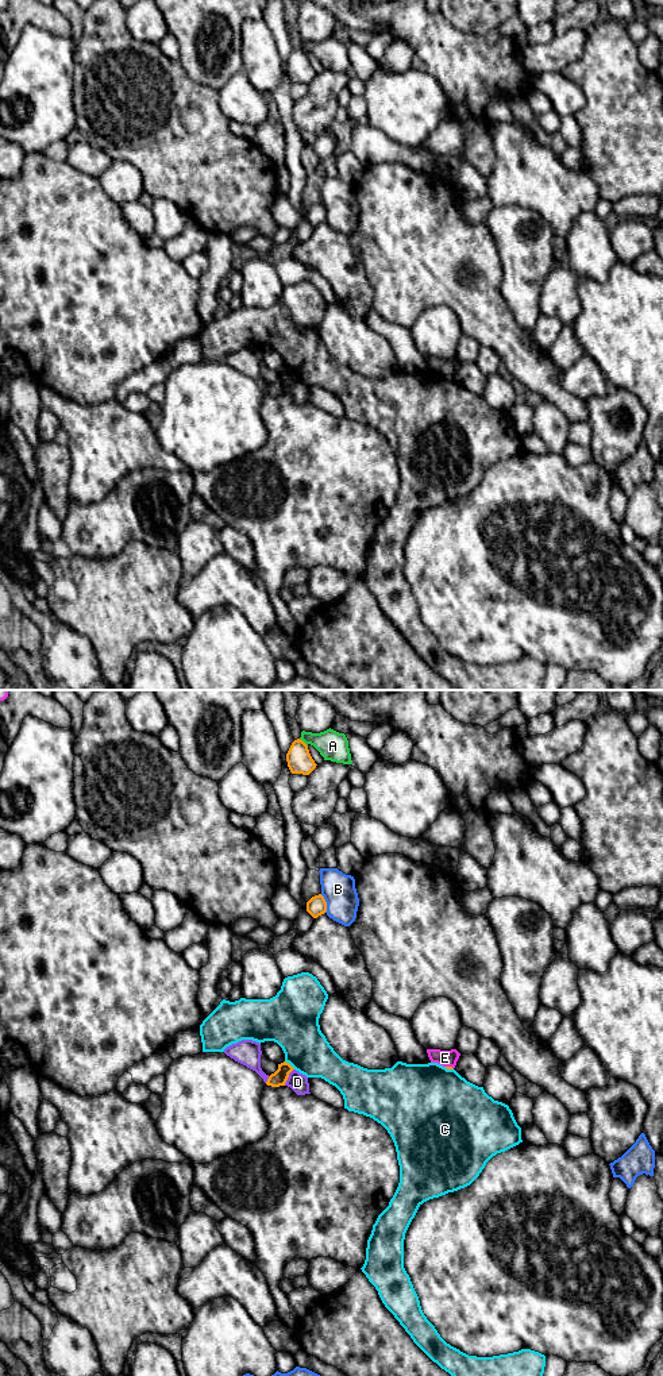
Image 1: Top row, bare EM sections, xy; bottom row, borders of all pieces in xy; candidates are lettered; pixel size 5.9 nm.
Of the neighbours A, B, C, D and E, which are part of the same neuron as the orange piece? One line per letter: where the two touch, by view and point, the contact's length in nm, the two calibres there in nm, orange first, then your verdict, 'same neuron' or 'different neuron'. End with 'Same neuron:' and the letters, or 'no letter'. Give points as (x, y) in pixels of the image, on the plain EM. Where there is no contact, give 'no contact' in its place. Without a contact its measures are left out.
A: xy (303, 50) | 70 nm | 150/180 nm | different neuron
B: xy (326, 212) | 120 nm | 120/200 nm | different neuron
C: xy (289, 373) | 80 nm | 90/300 nm | different neuron
D: xy (288, 385) | 120 nm | 90/110 nm | different neuron
E: xy (450, 376) | 50 nm | 20/100 nm | different neuron
Same neuron: no letter

